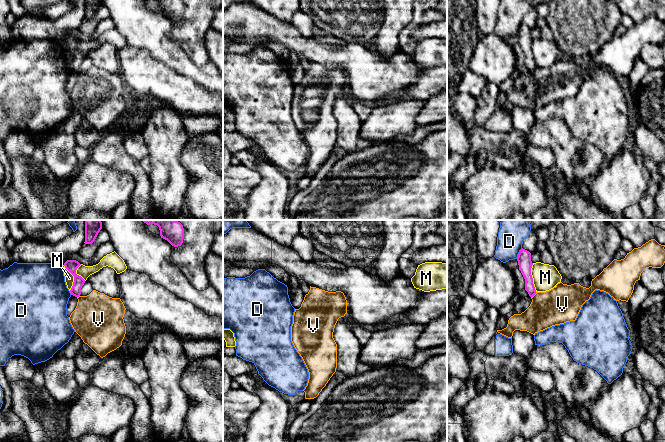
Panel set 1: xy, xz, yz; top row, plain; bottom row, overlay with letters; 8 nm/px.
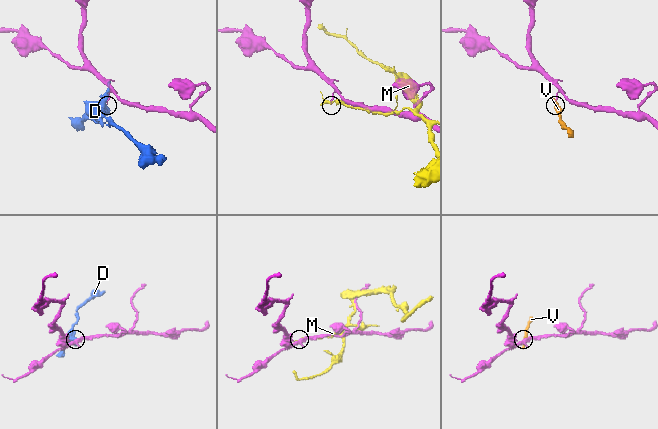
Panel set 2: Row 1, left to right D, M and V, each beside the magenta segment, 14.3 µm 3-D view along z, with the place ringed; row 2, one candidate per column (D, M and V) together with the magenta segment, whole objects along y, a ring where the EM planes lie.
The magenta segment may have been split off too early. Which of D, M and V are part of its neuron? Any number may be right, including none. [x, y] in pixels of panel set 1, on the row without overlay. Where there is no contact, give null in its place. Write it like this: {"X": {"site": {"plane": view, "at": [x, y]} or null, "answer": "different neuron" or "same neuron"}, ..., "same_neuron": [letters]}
{"D": {"site": {"plane": "yz", "at": [519, 29]}, "answer": "different neuron"}, "M": {"site": {"plane": "yz", "at": [531, 53]}, "answer": "different neuron"}, "V": {"site": {"plane": "yz", "at": [533, 71]}, "answer": "different neuron"}, "same_neuron": []}

